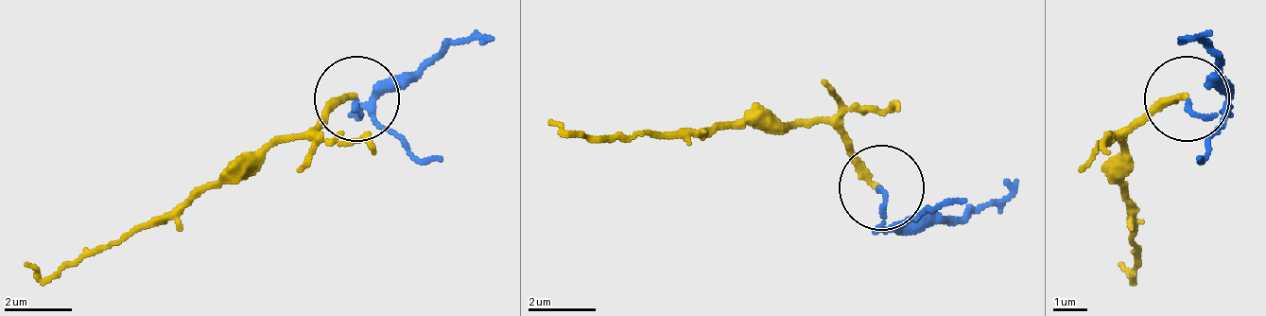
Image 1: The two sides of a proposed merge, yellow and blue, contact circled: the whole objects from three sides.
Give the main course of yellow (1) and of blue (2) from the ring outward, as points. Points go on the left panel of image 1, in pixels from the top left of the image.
1: (358, 100), (333, 100), (299, 134), (273, 134), (52, 279), (26, 262)
2: (358, 100), (358, 117), (435, 58), (469, 41), (477, 41)

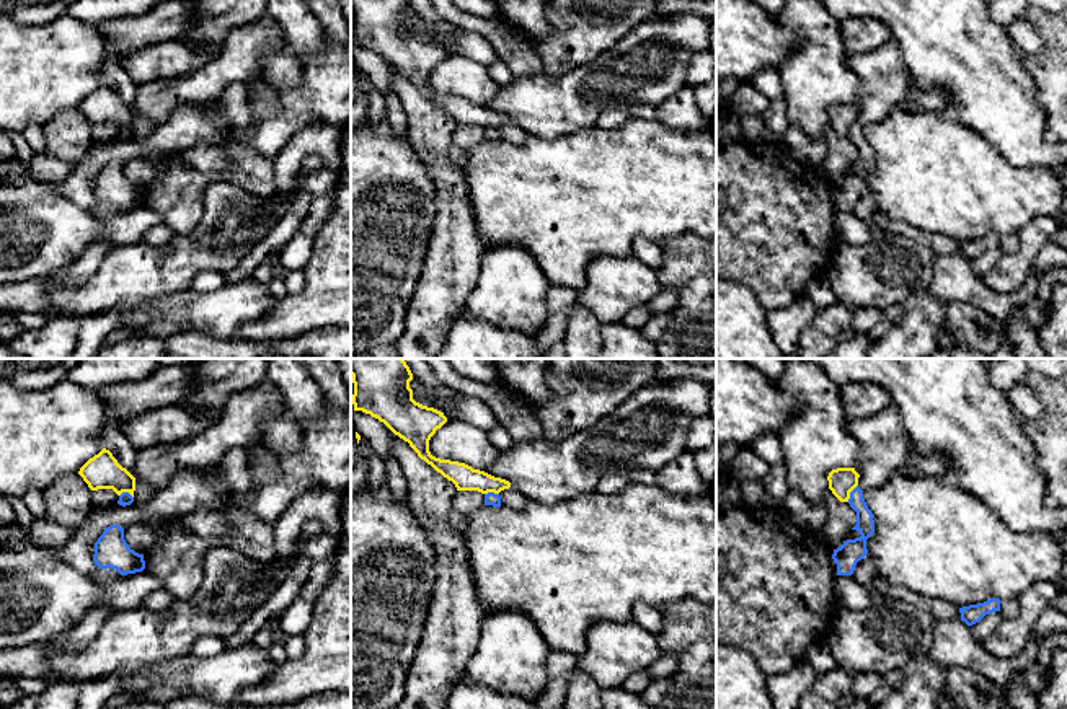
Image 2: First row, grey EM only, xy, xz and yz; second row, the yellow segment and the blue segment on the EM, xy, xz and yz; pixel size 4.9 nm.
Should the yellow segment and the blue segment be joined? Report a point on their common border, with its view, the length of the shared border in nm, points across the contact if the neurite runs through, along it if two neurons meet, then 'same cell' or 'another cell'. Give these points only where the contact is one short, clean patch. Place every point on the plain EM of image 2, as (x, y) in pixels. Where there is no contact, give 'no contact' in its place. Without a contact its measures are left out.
meets yellow in yz at (850, 126); contact 100 nm long; border along yz (857, 119), (847, 136); another cell

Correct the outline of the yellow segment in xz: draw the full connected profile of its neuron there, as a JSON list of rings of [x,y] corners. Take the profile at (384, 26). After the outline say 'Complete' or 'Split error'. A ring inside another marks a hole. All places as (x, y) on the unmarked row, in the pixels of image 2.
[[[351,0],[354,46],[362,46],[383,57],[395,70],[410,78],[421,95],[452,116],[457,126],[499,129],[511,117],[458,96],[431,90],[429,75],[447,52],[444,47],[413,34],[408,0]]]. Complete

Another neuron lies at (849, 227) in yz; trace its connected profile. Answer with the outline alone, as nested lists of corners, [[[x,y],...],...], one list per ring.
[[[837,210],[834,228],[839,240],[848,244],[865,244],[873,241],[870,225],[853,210]]]

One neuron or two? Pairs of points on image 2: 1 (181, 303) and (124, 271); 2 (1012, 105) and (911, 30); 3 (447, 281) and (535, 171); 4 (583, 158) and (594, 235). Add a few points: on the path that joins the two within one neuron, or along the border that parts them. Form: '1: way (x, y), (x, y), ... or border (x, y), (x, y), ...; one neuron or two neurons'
1: border (190, 287), (149, 299), (132, 308); two neurons
2: way (987, 80), (935, 30); one neuron
3: border (470, 201), (477, 235), (485, 248); two neurons
4: way (583, 178), (583, 183), (594, 198), (594, 215); one neuron

